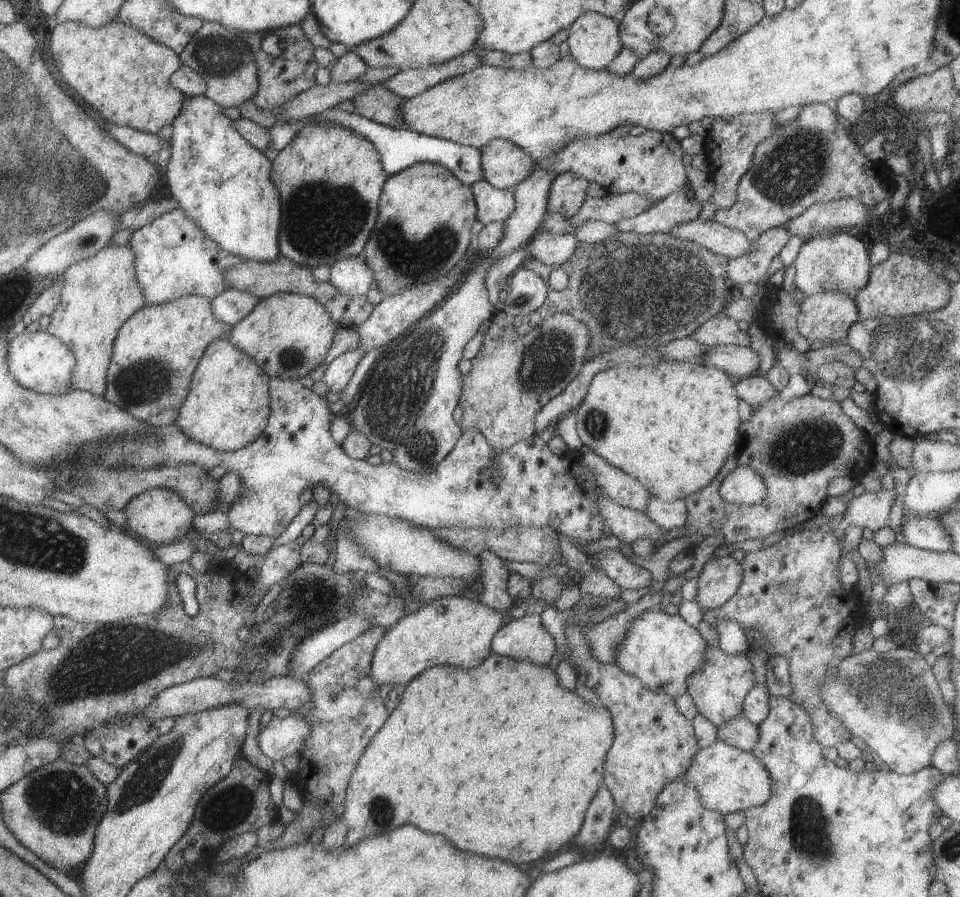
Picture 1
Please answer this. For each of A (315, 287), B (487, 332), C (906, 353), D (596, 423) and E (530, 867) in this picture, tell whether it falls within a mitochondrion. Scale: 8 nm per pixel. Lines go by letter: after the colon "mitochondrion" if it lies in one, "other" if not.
A: other
B: other
C: mitochondrion
D: mitochondrion
E: other

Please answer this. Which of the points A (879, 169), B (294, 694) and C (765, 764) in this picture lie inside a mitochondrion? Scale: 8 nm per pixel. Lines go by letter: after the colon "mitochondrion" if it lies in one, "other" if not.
A: other
B: other
C: other

